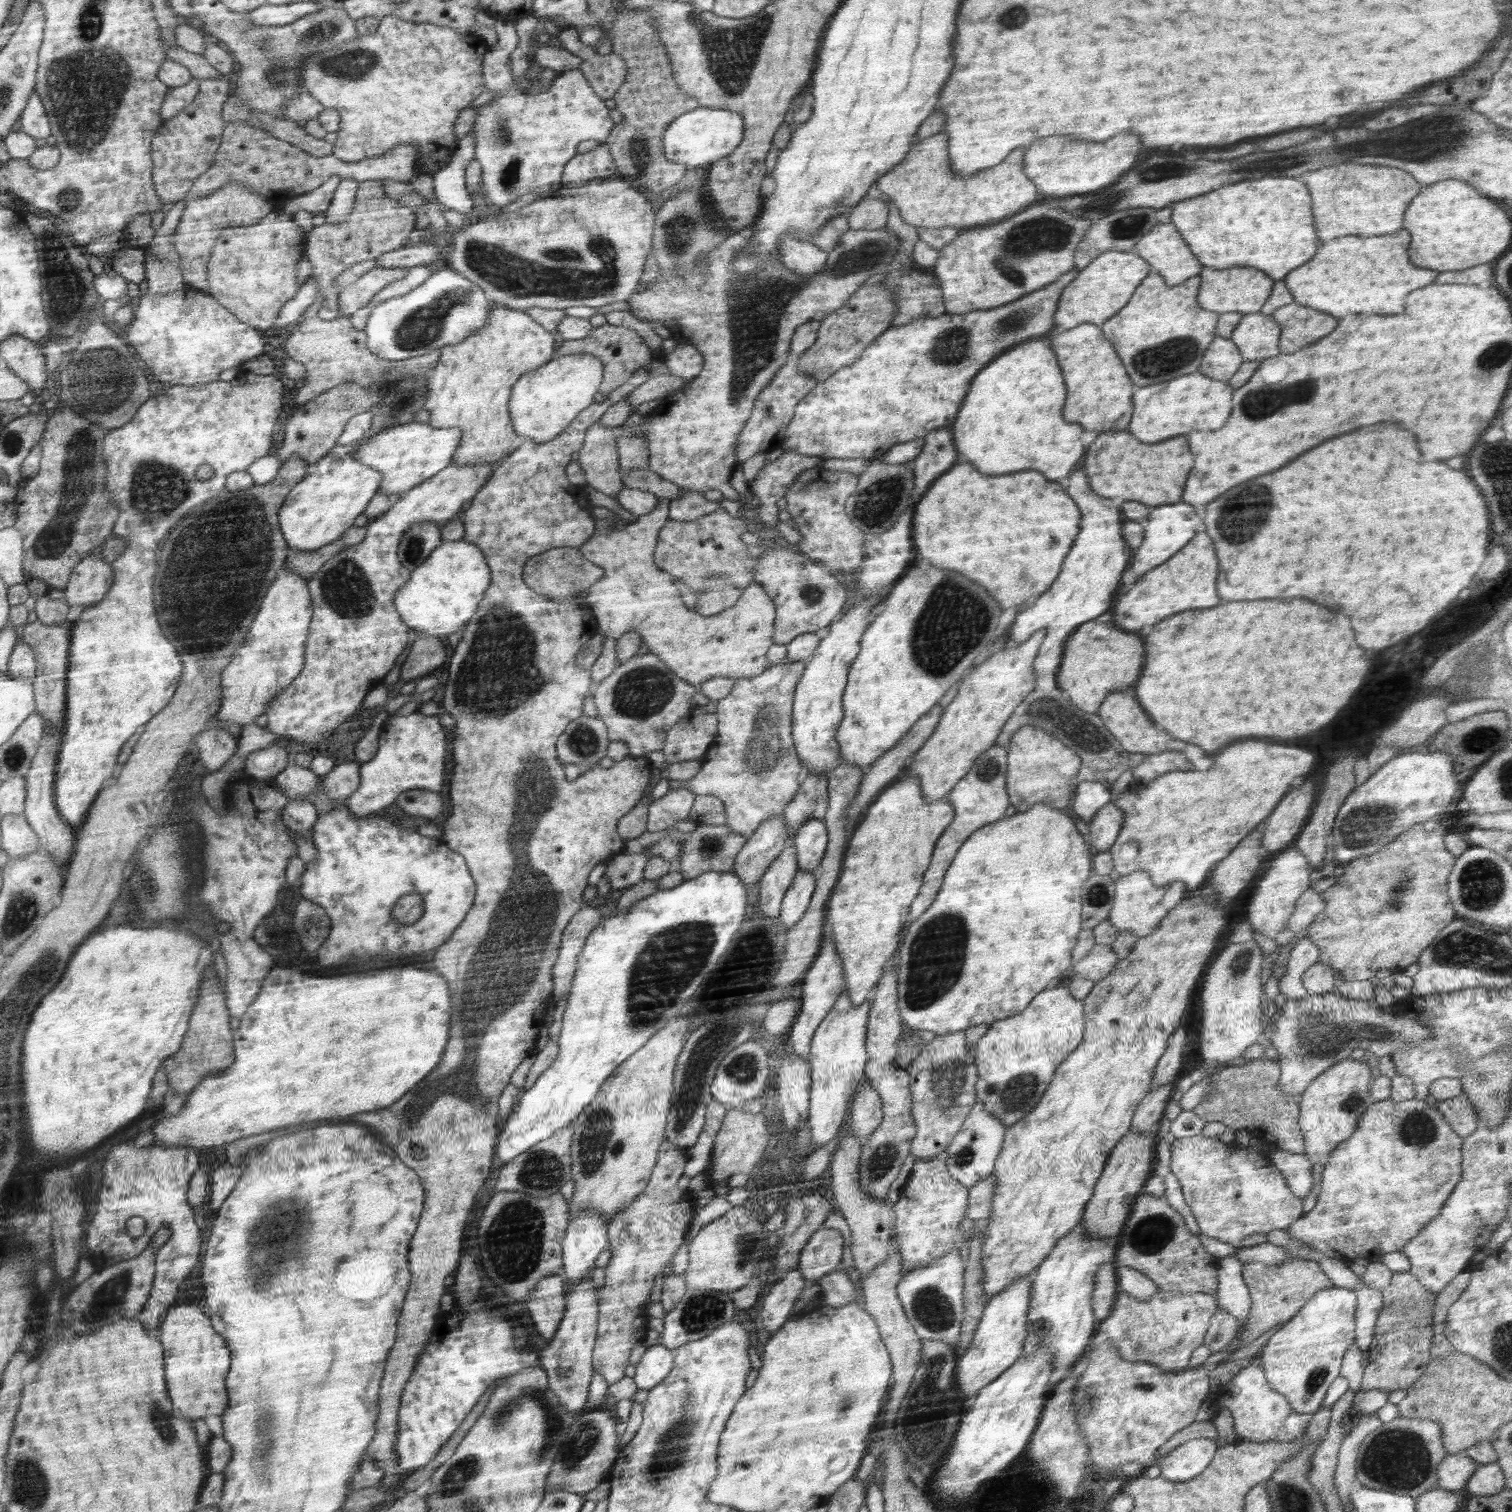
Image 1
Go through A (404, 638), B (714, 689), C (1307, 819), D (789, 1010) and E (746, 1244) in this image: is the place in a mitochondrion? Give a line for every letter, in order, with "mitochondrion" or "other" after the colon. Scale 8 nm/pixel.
A: other
B: other
C: other
D: other
E: mitochondrion

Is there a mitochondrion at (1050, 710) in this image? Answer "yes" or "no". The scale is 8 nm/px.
yes

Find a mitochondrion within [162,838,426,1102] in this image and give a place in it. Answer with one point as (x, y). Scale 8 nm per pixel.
(210, 877)

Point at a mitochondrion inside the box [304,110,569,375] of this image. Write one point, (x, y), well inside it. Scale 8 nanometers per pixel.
(422, 327)

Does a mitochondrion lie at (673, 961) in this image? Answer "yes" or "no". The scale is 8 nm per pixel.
yes

